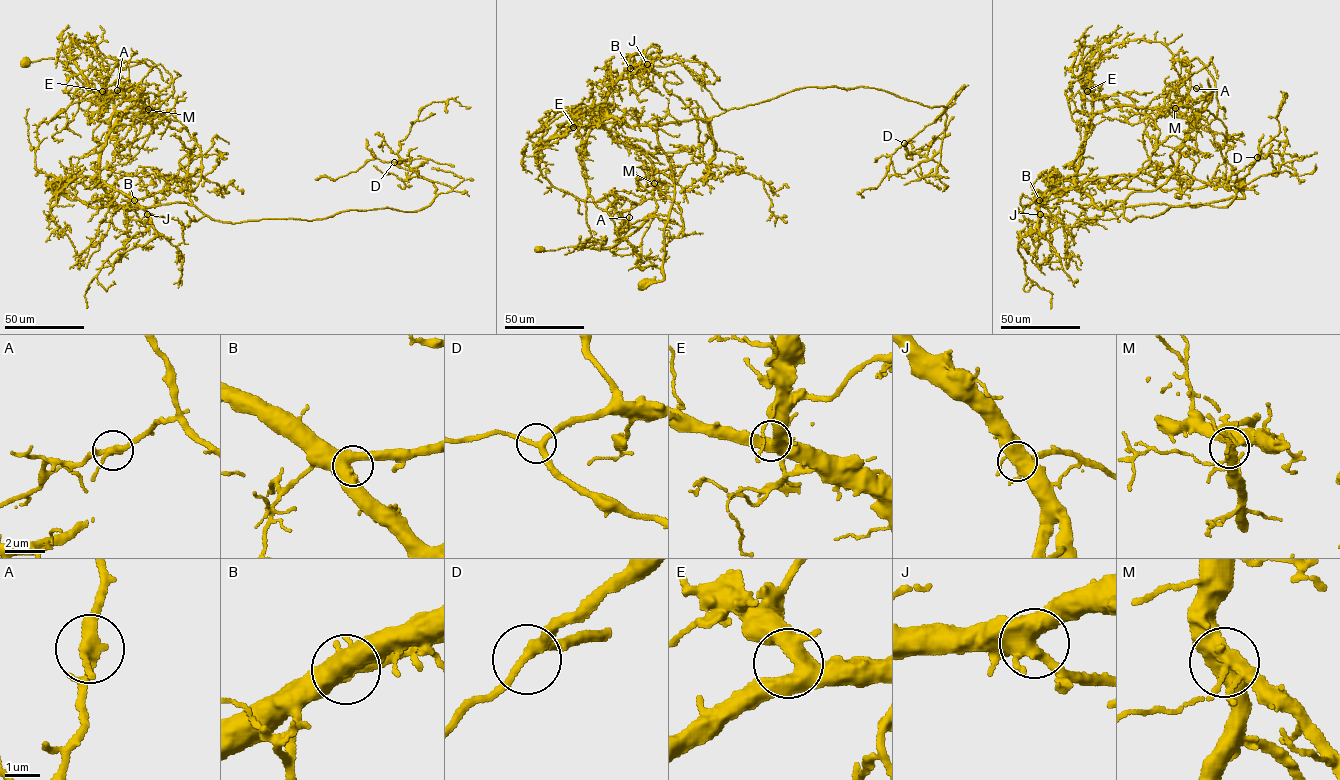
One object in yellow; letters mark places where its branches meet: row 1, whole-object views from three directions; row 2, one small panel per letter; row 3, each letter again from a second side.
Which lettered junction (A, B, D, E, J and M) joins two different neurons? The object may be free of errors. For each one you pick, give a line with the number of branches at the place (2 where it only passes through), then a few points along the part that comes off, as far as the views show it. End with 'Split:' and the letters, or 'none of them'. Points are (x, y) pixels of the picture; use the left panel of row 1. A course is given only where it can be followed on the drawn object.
A: branches 4; course (117, 90), (98, 95), (124, 92), (110, 97), (99, 109), (99, 104), (108, 96), (107, 77)
Split: A

